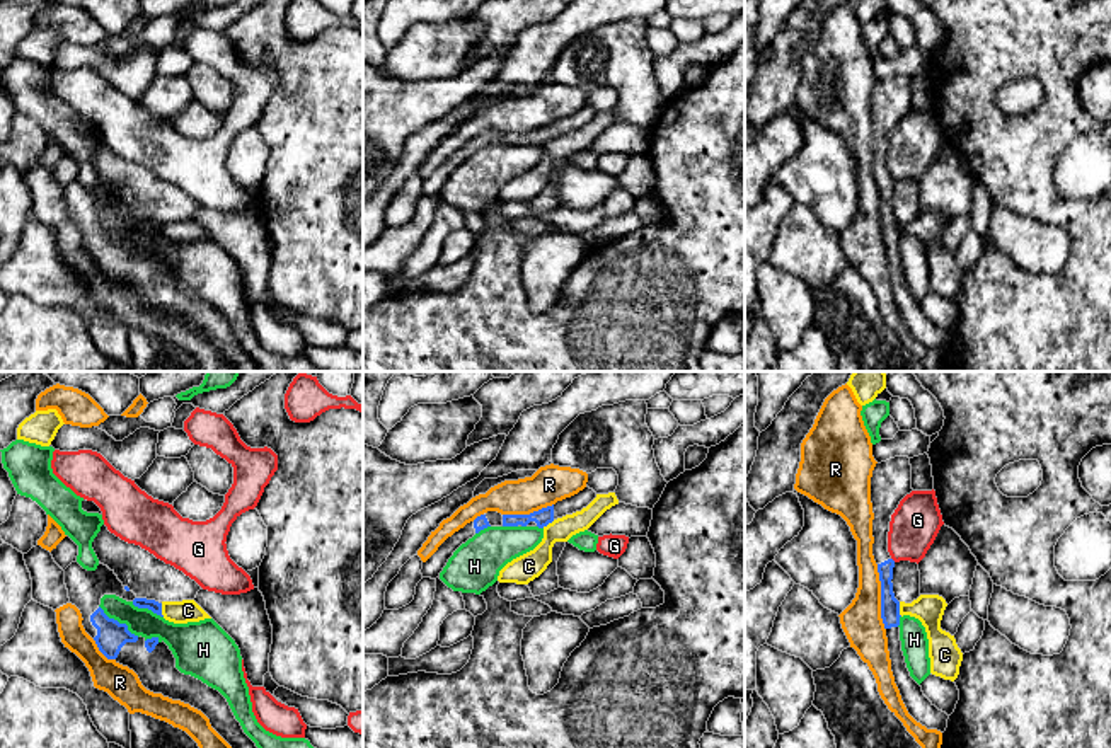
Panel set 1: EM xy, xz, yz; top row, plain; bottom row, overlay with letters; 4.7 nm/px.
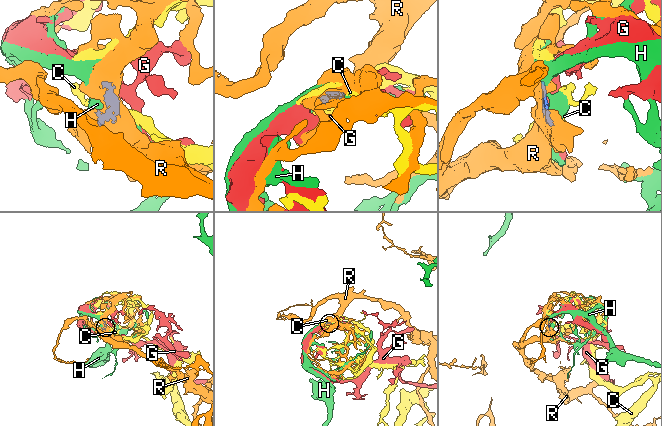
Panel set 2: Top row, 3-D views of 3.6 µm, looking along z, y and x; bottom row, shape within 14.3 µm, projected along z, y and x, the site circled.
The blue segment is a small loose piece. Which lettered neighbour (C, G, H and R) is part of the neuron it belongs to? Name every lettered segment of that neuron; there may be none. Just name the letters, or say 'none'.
none

